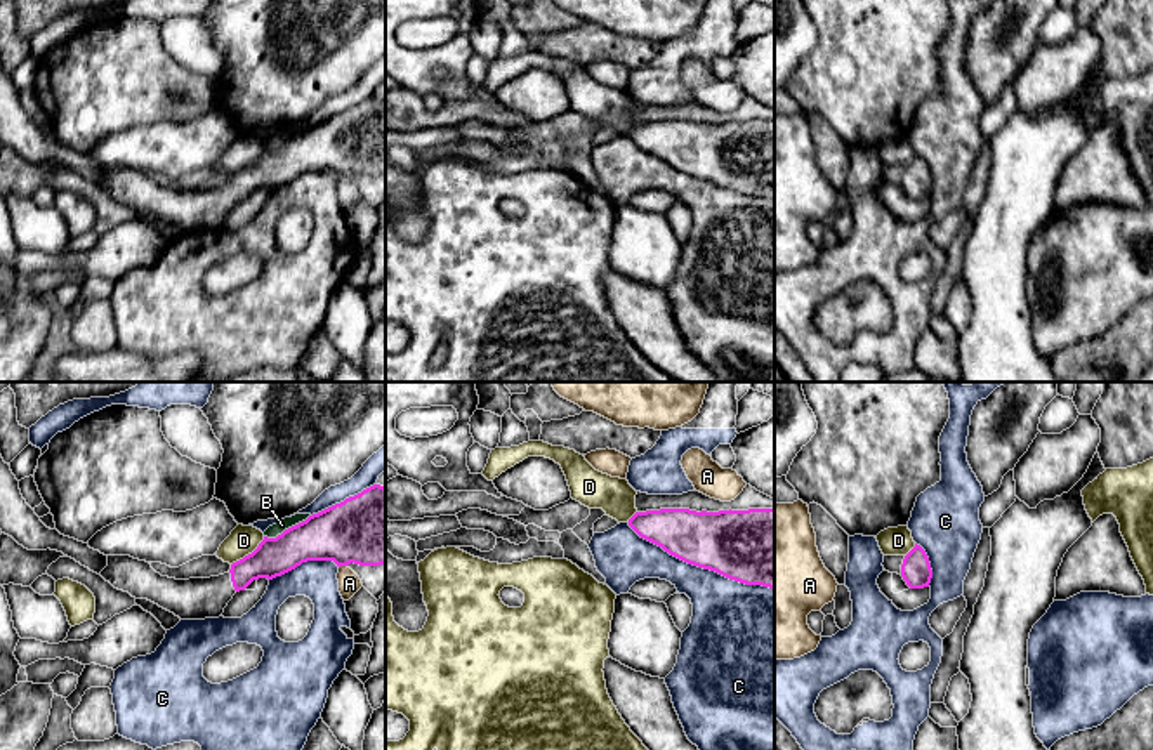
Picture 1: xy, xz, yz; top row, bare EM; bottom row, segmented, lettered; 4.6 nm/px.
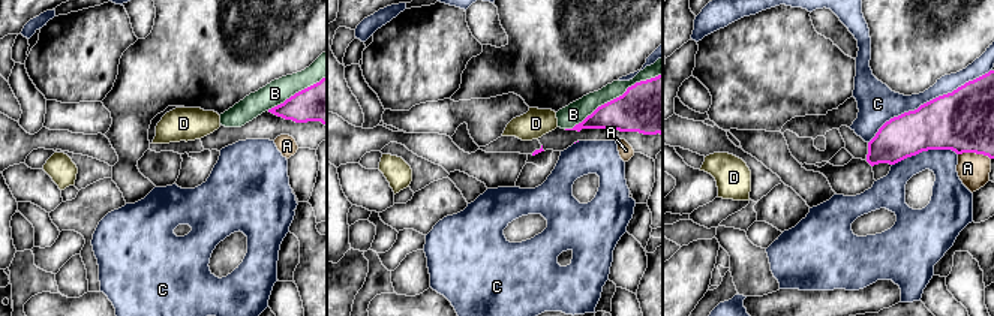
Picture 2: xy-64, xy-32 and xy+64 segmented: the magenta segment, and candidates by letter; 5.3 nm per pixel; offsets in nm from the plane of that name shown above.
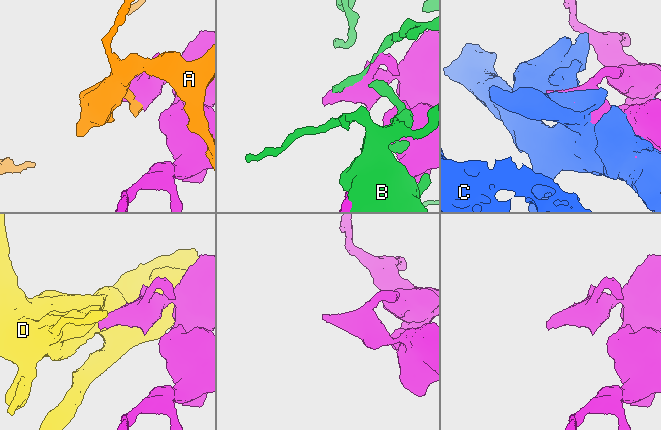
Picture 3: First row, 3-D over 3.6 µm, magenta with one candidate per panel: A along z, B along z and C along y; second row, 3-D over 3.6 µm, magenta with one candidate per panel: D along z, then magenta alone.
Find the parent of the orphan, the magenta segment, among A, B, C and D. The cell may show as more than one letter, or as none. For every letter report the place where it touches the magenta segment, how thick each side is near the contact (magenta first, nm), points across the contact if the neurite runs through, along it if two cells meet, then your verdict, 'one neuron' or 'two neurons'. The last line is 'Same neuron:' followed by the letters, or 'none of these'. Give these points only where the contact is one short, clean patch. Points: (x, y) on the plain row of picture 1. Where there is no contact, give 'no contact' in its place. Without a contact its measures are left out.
A: xy (342, 176) | 360/100 nm | along xy (346, 176), (339, 179) | two neurons
B: xy (289, 139) | 280/60 nm | two neurons
C: xz (700, 177) | 340/320 nm | two neurons
D: xy (249, 165) | 180/140 nm | along xy (264, 148), (250, 164), (231, 176) | two neurons
Same neuron: none of these

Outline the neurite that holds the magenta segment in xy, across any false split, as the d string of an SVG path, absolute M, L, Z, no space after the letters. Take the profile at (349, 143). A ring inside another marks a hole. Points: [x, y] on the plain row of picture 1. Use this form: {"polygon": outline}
{"polygon": "M373 95L309 127L276 149L264 148L252 165L233 174L231 181L219 188L175 191L161 188L149 174L130 167L108 167L108 177L101 182L101 188L115 200L128 203L135 210L148 210L181 231L205 231L222 227L233 207L245 201L254 191L273 191L307 172L333 172L339 179L351 174L359 177L385 175L385 99Z"}

